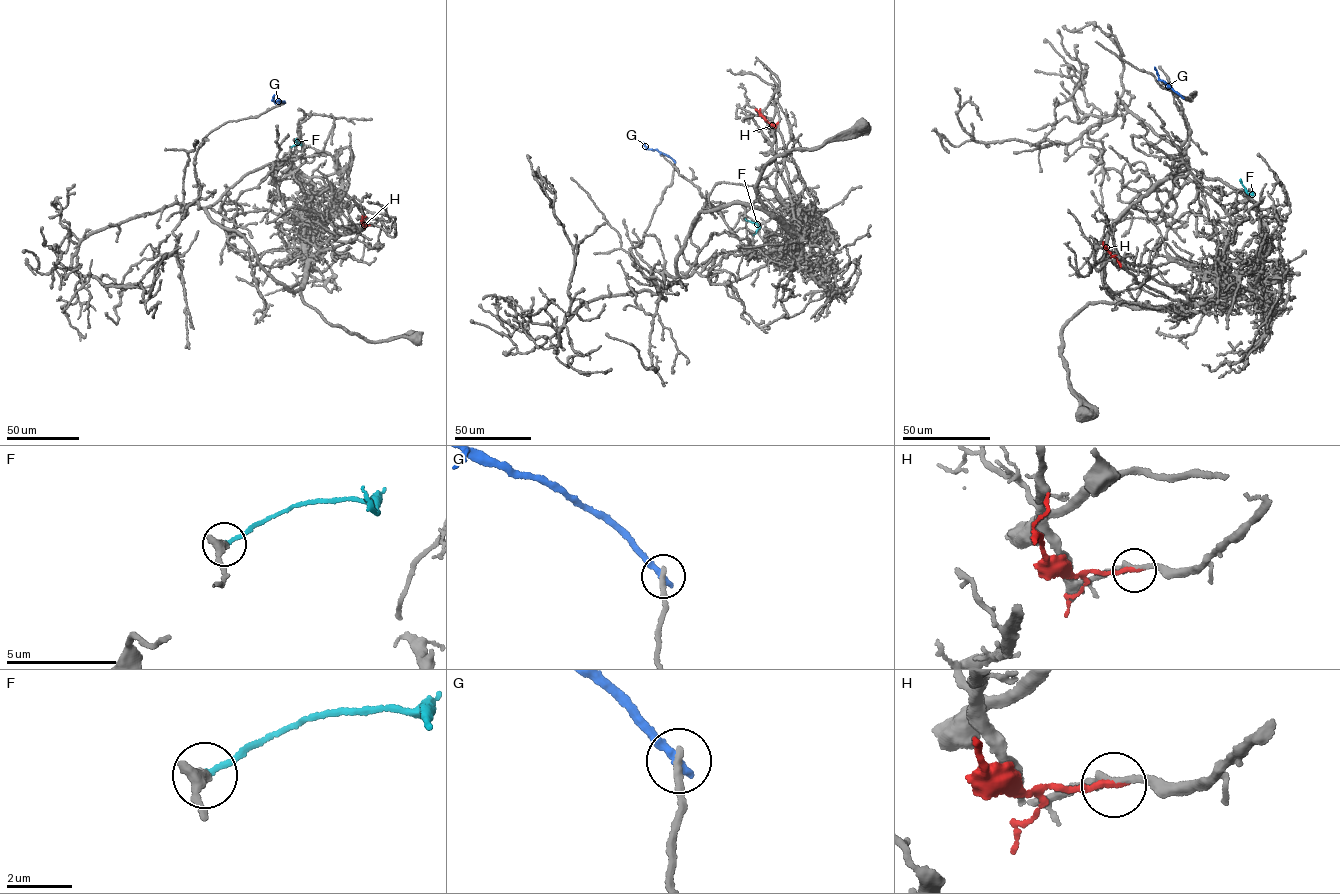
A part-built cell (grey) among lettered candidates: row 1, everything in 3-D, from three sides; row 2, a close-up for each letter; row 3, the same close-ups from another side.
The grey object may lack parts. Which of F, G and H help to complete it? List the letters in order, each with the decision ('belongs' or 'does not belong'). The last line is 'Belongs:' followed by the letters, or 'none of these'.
F: does not belong
G: does not belong
H: does not belong
Belongs: none of these

